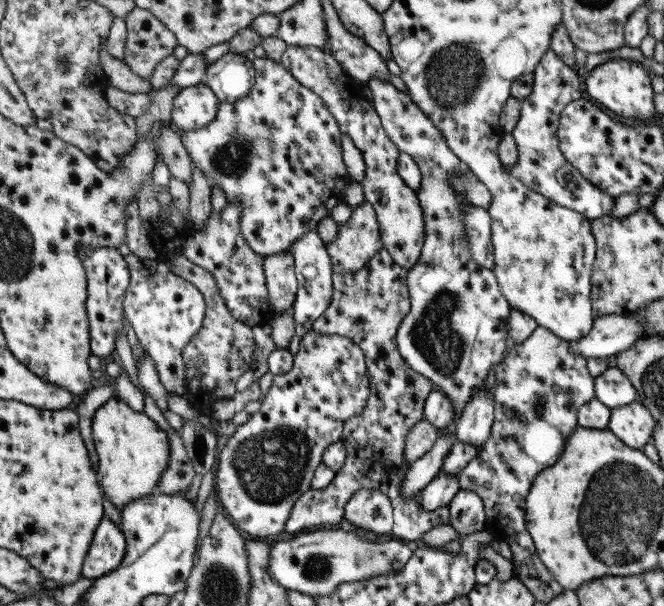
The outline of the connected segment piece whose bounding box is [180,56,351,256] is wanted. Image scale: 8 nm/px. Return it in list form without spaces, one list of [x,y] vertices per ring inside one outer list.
[[[266,56],[263,58],[255,57],[252,60],[252,64],[255,71],[255,82],[248,94],[242,99],[237,99],[232,103],[218,103],[215,118],[203,128],[183,131],[183,133],[180,134],[180,141],[183,143],[189,158],[191,158],[191,162],[193,162],[196,167],[199,167],[200,171],[204,172],[209,186],[214,187],[217,185],[220,190],[224,192],[227,201],[233,201],[240,206],[240,235],[244,238],[244,241],[247,242],[249,248],[258,255],[267,256],[287,250],[303,232],[316,230],[318,222],[324,217],[328,217],[330,210],[334,206],[343,204],[344,196],[342,192],[346,183],[351,182],[351,178],[347,176],[346,168],[342,161],[340,147],[341,132],[335,119],[329,114],[327,107],[324,106],[319,96],[313,91],[303,87],[297,80],[294,80],[279,61],[271,60]]]

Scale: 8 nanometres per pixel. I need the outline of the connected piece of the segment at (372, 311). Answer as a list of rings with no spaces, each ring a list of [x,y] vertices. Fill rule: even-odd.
[[[381,247],[355,272],[332,275],[332,295],[325,312],[313,321],[312,329],[321,335],[344,336],[363,351],[369,392],[363,410],[343,424],[340,442],[345,459],[341,469],[323,488],[311,488],[290,508],[284,532],[301,532],[307,528],[335,527],[344,515],[349,497],[359,489],[375,489],[391,501],[392,528],[388,536],[399,540],[420,540],[430,528],[449,525],[447,506],[426,511],[419,506],[419,494],[411,500],[399,496],[401,480],[410,464],[403,460],[407,432],[421,420],[424,398],[433,388],[430,380],[411,370],[396,347],[396,330],[410,309],[406,283],[407,270],[401,268]]]

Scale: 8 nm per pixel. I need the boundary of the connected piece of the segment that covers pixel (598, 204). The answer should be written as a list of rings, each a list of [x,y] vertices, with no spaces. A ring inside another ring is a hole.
[[[549,48],[535,65],[532,76],[531,92],[520,101],[518,121],[510,132],[516,144],[518,159],[513,166],[505,168],[506,173],[544,199],[579,212],[579,215],[587,220],[604,216],[605,212],[610,211],[608,208],[614,205],[614,197],[587,182],[580,172],[565,160],[558,148],[556,137],[562,108],[572,100],[584,96],[579,86],[579,70],[563,64]]]

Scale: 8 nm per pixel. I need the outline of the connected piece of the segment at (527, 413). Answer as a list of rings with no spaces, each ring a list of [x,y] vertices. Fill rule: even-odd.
[[[536,326],[534,331],[523,340],[519,344],[513,344],[509,351],[506,352],[501,363],[498,366],[495,366],[493,370],[491,370],[490,377],[491,384],[491,392],[494,402],[494,411],[493,411],[493,423],[490,426],[490,434],[487,438],[487,441],[483,443],[481,450],[477,453],[477,457],[475,458],[475,462],[468,463],[464,468],[461,468],[461,472],[456,474],[457,484],[459,484],[460,490],[467,490],[473,492],[479,496],[479,499],[482,501],[484,508],[484,530],[487,531],[493,541],[503,541],[507,543],[509,550],[511,552],[510,562],[512,566],[515,568],[519,563],[523,563],[523,561],[527,561],[531,555],[534,554],[534,546],[532,538],[529,536],[525,526],[524,519],[524,507],[526,495],[528,494],[529,488],[531,487],[533,478],[538,472],[545,468],[549,468],[557,461],[557,458],[561,456],[561,452],[563,452],[563,448],[567,442],[567,438],[571,436],[573,430],[578,427],[576,424],[576,414],[578,408],[589,402],[594,397],[594,378],[589,374],[589,371],[586,367],[586,359],[578,354],[574,354],[574,352],[570,352],[570,343],[569,341],[560,339],[558,336],[555,336],[551,331],[548,331],[546,328]]]

